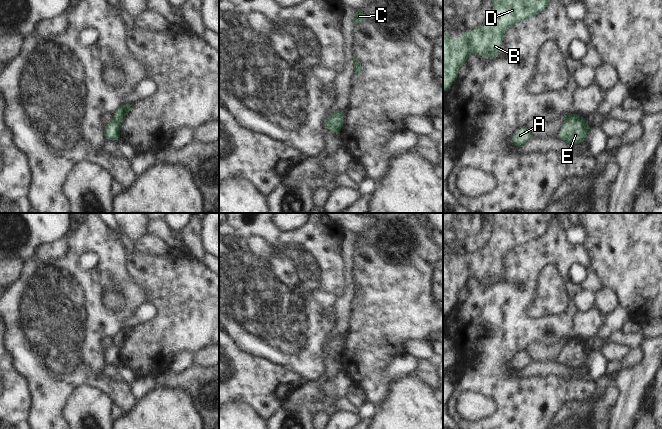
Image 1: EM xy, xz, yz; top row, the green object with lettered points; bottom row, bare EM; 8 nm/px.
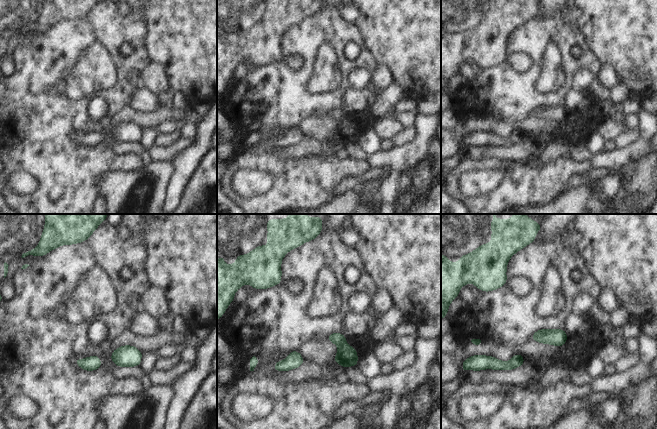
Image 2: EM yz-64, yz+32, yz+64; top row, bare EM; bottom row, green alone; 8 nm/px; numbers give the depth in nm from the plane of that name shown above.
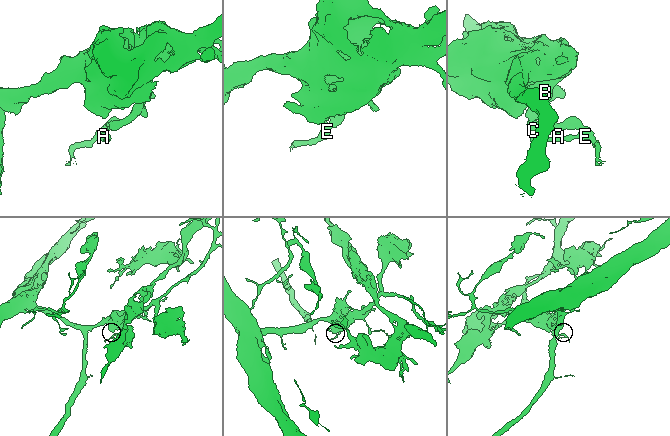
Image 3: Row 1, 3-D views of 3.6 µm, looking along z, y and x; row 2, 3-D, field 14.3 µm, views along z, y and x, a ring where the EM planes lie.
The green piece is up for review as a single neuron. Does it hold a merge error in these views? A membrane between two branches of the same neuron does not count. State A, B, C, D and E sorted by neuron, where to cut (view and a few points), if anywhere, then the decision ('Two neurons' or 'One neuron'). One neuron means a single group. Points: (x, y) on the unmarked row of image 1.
Groups: A E / B C D. Split along xy (114, 344), (119, 348). Two neurons

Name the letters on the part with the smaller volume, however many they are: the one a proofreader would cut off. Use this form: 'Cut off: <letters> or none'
Cut off: A, E

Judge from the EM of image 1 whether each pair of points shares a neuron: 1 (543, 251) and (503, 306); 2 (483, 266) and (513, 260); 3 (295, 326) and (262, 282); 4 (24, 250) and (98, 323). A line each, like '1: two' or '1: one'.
1: one
2: two
3: one
4: two

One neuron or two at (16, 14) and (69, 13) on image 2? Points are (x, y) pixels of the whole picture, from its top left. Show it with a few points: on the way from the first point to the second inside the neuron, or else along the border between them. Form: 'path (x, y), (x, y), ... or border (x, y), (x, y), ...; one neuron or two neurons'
path (29, 13), (56, 13); one neuron

